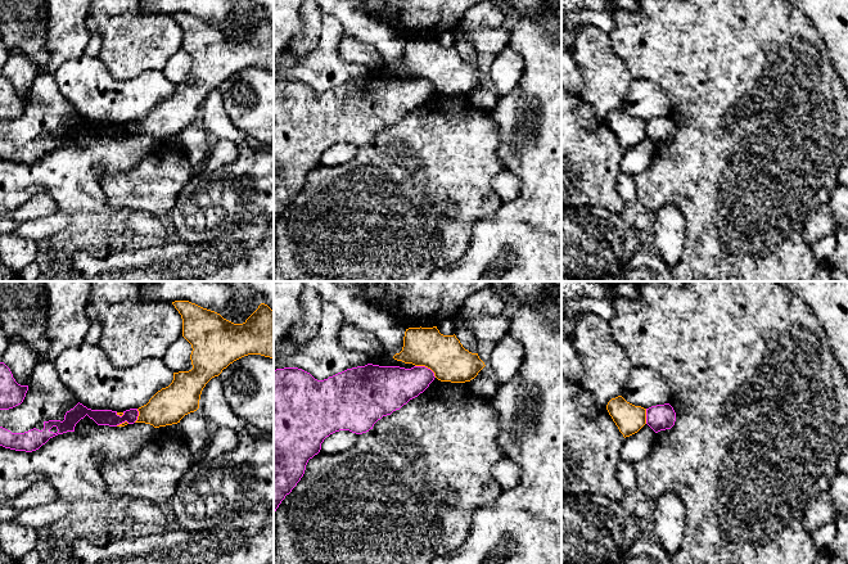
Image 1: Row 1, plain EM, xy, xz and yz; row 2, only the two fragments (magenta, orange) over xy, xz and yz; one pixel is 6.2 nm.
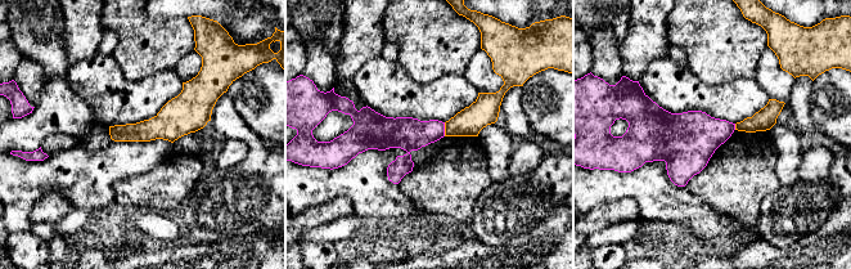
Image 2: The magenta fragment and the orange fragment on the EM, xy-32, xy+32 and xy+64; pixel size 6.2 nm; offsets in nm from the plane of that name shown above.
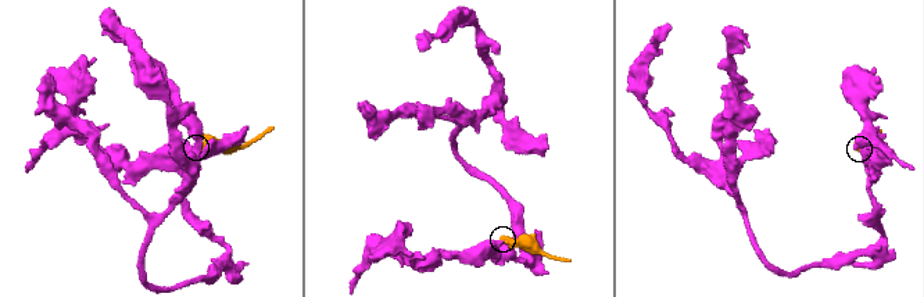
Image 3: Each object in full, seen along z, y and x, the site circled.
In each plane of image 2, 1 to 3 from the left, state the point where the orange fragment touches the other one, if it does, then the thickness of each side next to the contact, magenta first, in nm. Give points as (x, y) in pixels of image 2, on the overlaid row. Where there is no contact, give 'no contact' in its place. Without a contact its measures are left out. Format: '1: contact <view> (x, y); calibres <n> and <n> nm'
1: no contact
2: contact xy+32 (444, 129); calibres 200 and 180 nm
3: contact xy+64 (734, 126); calibres 300 and 140 nm

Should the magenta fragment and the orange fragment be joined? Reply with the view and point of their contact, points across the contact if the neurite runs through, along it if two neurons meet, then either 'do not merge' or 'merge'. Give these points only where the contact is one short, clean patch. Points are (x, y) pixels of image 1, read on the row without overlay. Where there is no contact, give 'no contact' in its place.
xz (427, 80) | along xz (415, 77), (428, 80), (436, 89) | do not merge

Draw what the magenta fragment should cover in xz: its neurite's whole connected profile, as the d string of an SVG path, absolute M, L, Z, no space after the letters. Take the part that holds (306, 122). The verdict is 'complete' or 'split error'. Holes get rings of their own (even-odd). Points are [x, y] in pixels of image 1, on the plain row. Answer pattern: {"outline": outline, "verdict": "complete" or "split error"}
{"outline": "M367 76L347 81L324 93L298 80L274 82L274 225L305 186L310 171L330 146L349 143L362 146L383 128L400 122L434 93L425 78L405 81Z", "verdict": "complete"}

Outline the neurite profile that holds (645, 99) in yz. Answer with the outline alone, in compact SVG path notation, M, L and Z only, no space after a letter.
M632 78L622 109L644 121L668 116L671 100L667 91L649 78Z

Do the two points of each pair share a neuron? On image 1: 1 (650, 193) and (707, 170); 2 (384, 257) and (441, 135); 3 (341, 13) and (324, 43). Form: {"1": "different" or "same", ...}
{"1": "same", "2": "same", "3": "different"}

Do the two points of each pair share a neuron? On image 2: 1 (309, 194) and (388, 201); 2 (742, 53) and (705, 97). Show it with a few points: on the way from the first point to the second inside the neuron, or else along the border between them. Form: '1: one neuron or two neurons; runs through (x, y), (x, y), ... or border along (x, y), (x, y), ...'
1: one neuron; runs through (328, 187), (365, 187), (369, 191)
2: two neurons; border along (689, 68), (710, 85), (742, 77)

